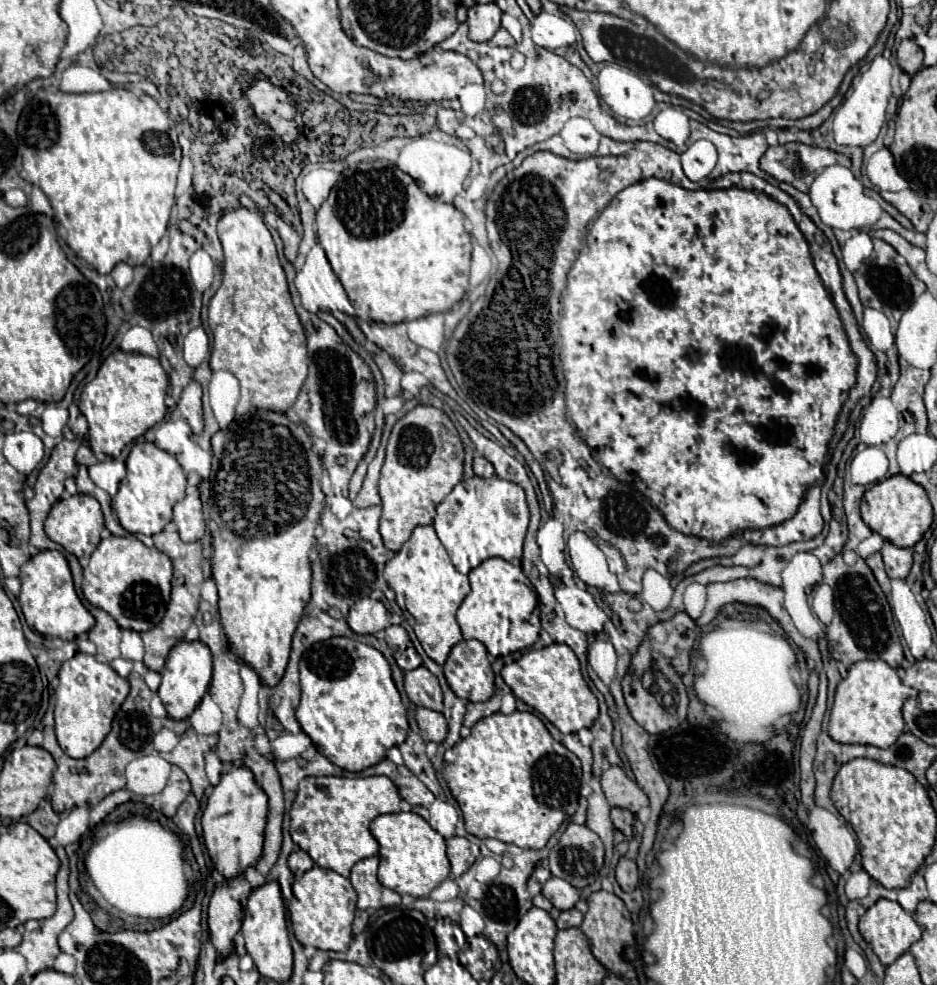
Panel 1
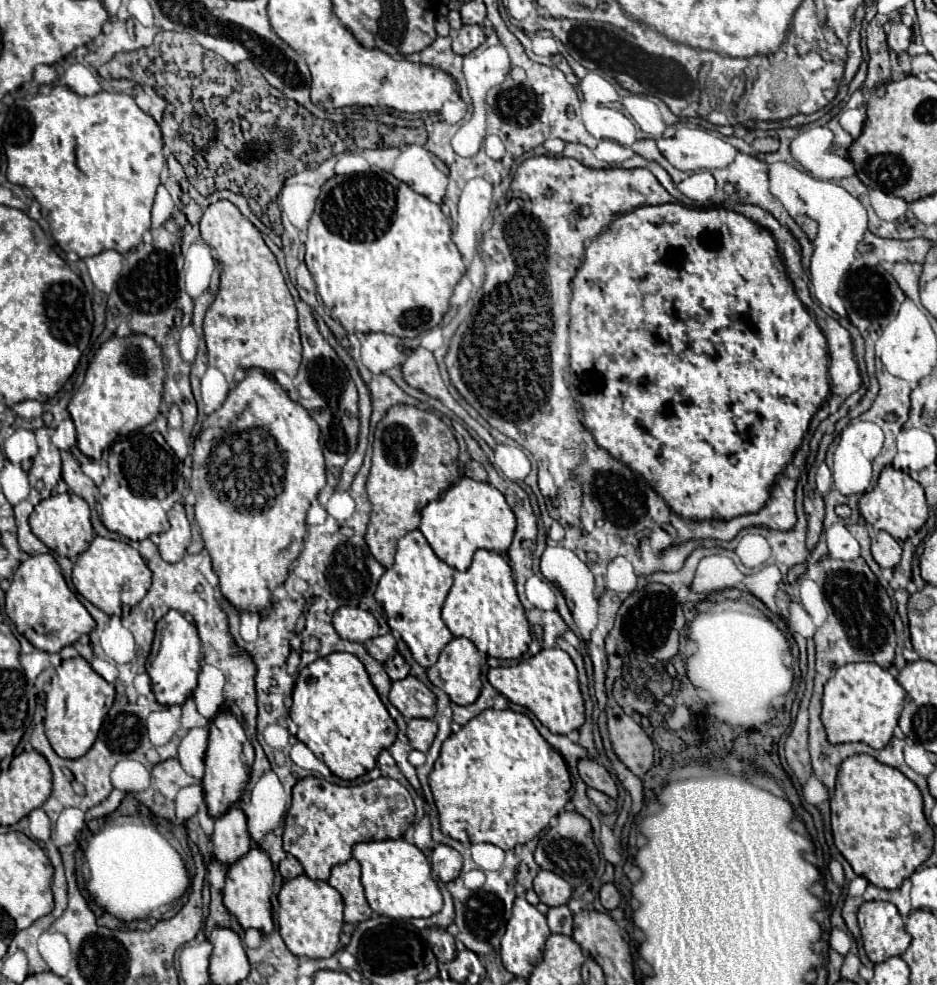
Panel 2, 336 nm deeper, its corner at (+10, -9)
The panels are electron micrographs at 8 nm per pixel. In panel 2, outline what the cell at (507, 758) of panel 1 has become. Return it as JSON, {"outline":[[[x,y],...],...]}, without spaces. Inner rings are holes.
{"outline":[[[486,709],[470,719],[458,733],[452,733],[444,741],[440,757],[434,763],[434,771],[430,773],[430,789],[440,813],[440,829],[444,835],[460,841],[464,847],[474,843],[492,843],[504,851],[534,839],[552,817],[564,811],[564,805],[574,795],[562,755],[556,753],[538,733],[528,715],[512,709]]]}

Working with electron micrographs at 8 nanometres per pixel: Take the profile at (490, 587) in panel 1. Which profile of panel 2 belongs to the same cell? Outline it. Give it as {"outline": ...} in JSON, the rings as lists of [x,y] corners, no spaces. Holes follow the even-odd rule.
{"outline":[[[478,549],[472,565],[462,573],[454,573],[454,585],[444,601],[442,619],[454,637],[470,639],[490,657],[516,659],[528,651],[532,641],[524,607],[516,595],[512,569],[500,553],[488,549]]]}

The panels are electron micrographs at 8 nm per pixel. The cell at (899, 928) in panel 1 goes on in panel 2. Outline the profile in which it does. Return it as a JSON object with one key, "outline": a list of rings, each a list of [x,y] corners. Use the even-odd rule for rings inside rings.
{"outline":[[[866,901],[858,911],[858,925],[866,955],[872,963],[902,955],[912,941],[896,905],[888,901]]]}

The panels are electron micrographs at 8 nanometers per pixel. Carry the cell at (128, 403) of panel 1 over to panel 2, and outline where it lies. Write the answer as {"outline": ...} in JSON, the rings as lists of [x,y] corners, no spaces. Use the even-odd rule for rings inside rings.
{"outline":[[[132,333],[128,337],[110,337],[104,341],[88,365],[82,387],[68,403],[78,431],[78,449],[86,457],[98,461],[114,439],[150,425],[162,403],[164,375],[162,349],[152,337]]]}

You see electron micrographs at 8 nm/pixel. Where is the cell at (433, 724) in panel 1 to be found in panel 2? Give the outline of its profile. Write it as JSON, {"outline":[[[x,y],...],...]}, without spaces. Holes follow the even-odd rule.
{"outline":[[[410,719],[406,737],[410,745],[422,753],[426,753],[436,737],[436,721],[434,719]]]}

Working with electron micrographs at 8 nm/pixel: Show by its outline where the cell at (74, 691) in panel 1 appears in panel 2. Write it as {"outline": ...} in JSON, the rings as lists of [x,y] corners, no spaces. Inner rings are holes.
{"outline":[[[74,657],[62,661],[56,669],[56,677],[51,681],[51,688],[46,693],[46,737],[52,749],[64,759],[82,757],[100,731],[102,719],[114,703],[114,685],[106,683],[84,657]]]}

